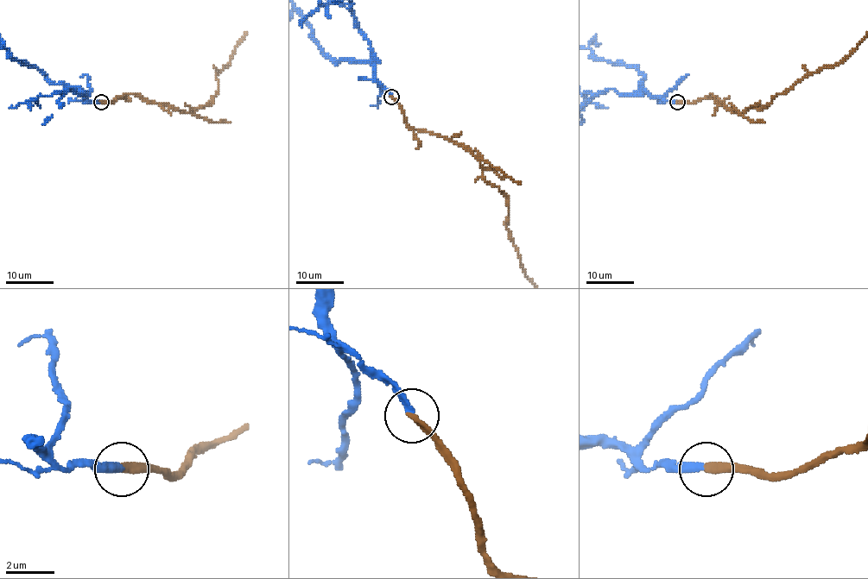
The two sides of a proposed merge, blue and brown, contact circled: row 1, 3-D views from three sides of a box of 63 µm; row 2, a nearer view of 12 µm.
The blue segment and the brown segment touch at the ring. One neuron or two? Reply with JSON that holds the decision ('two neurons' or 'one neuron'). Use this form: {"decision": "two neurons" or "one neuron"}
{"decision": "one neuron"}

